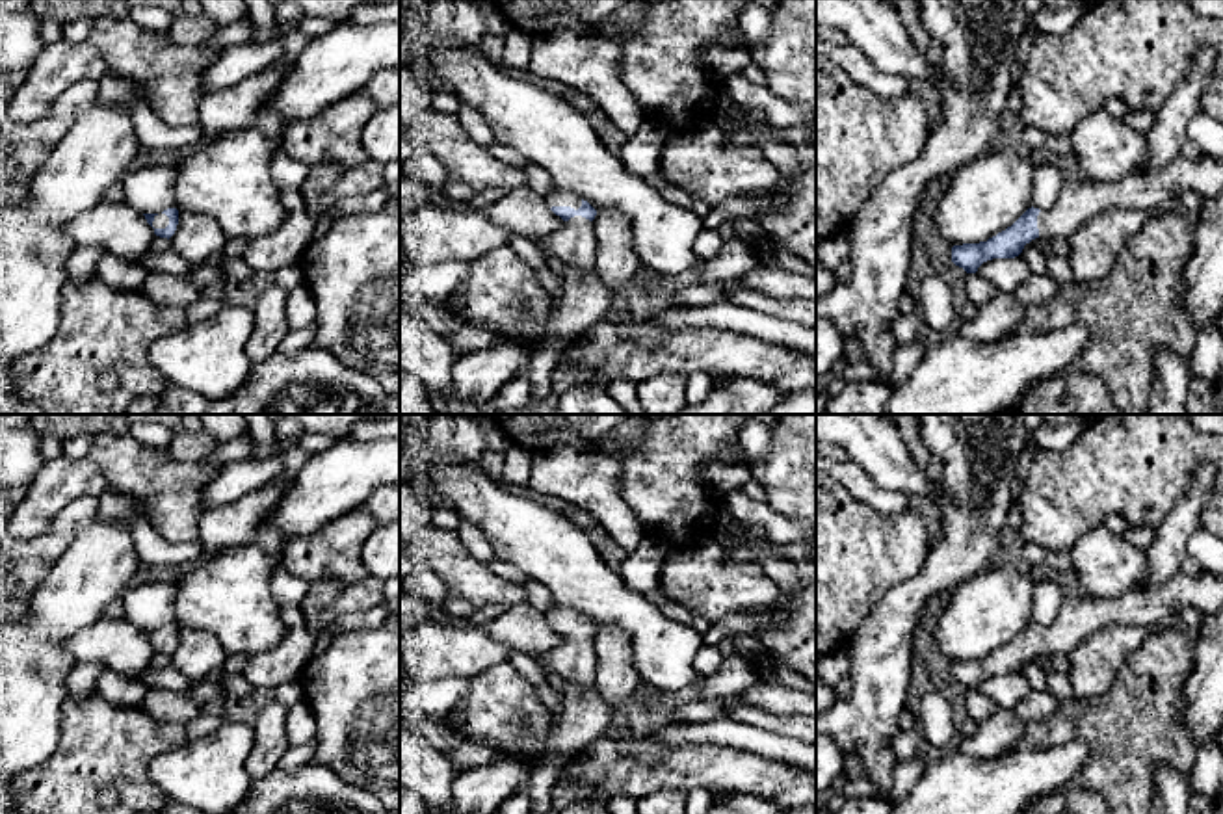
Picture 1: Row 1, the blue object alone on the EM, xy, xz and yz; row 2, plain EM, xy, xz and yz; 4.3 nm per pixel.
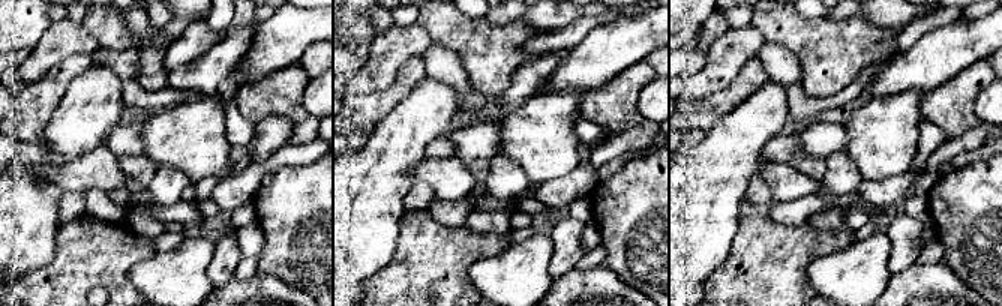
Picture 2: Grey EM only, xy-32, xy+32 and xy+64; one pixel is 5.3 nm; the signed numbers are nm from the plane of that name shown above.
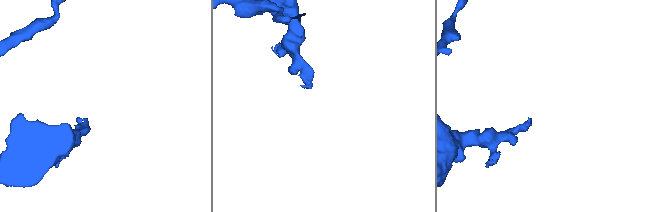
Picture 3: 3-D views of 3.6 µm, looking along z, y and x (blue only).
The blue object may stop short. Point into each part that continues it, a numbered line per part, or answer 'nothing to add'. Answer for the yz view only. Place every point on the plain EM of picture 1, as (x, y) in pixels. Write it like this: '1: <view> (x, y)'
1: yz (1080, 616)

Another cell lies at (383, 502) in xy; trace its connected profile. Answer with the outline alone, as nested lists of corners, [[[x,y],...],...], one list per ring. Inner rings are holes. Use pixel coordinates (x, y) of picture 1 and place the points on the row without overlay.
[[[400,483],[377,487],[362,507],[374,515],[379,526],[400,520]]]

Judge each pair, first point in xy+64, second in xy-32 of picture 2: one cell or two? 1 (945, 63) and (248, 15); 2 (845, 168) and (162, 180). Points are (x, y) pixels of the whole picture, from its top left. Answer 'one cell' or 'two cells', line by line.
1: two cells
2: one cell

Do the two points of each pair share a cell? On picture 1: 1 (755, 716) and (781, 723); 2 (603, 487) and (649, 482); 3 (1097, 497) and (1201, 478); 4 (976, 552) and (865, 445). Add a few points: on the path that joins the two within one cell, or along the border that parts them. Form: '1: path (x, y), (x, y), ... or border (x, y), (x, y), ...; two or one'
1: path (761, 720), (775, 723); one
2: border (591, 450), (618, 465), (619, 495), (642, 523); two
3: border (1203, 459), (1196, 467), (1186, 493), (1166, 515); two
4: border (941, 482), (943, 495), (937, 504); two

